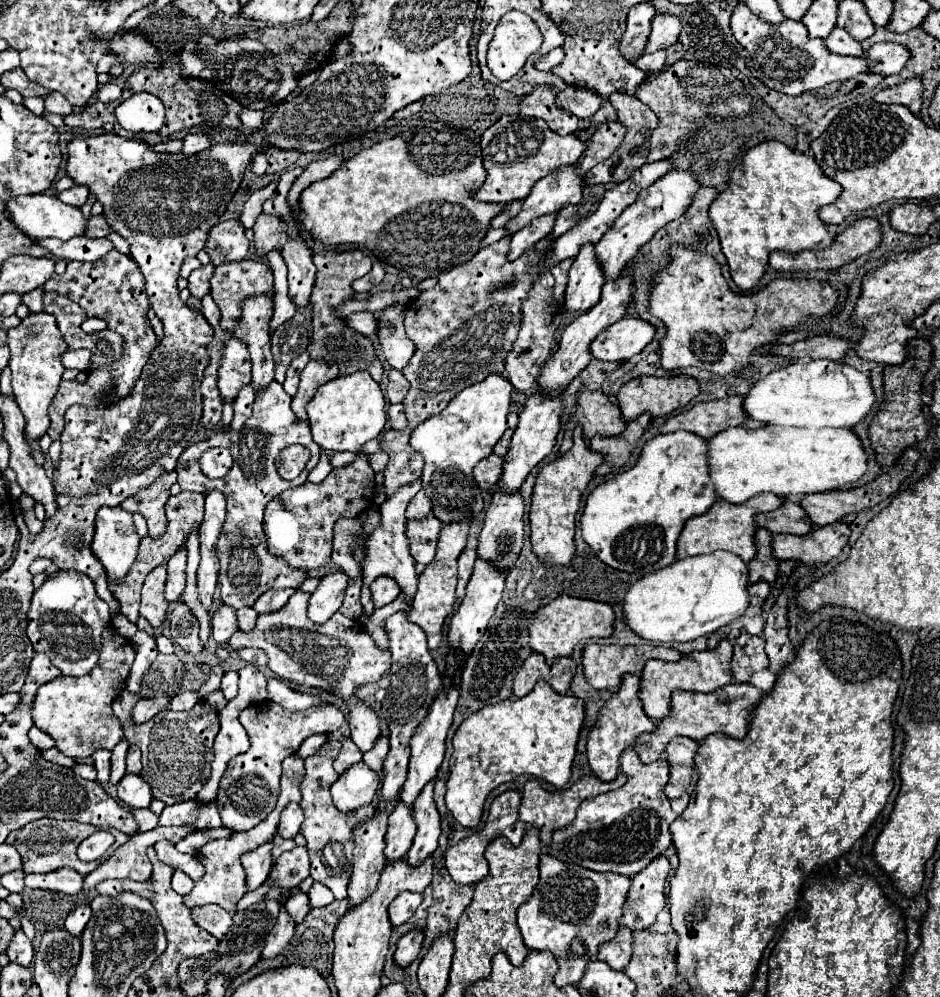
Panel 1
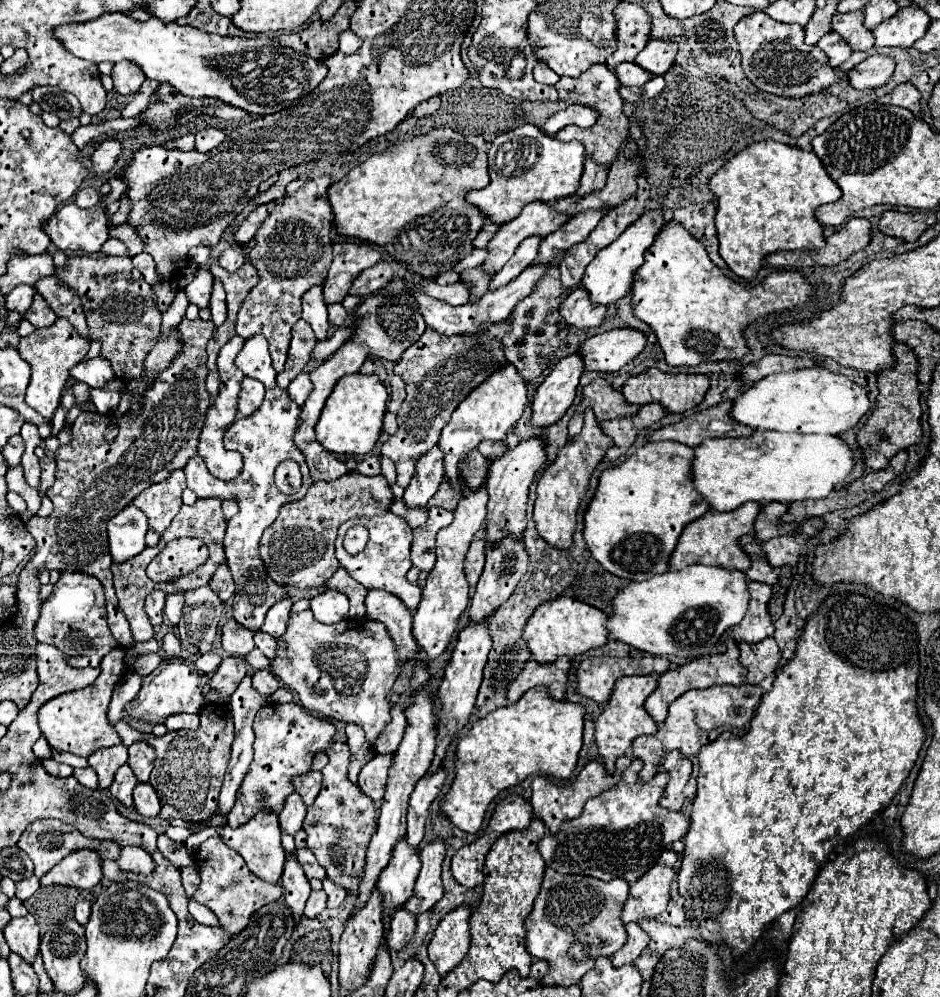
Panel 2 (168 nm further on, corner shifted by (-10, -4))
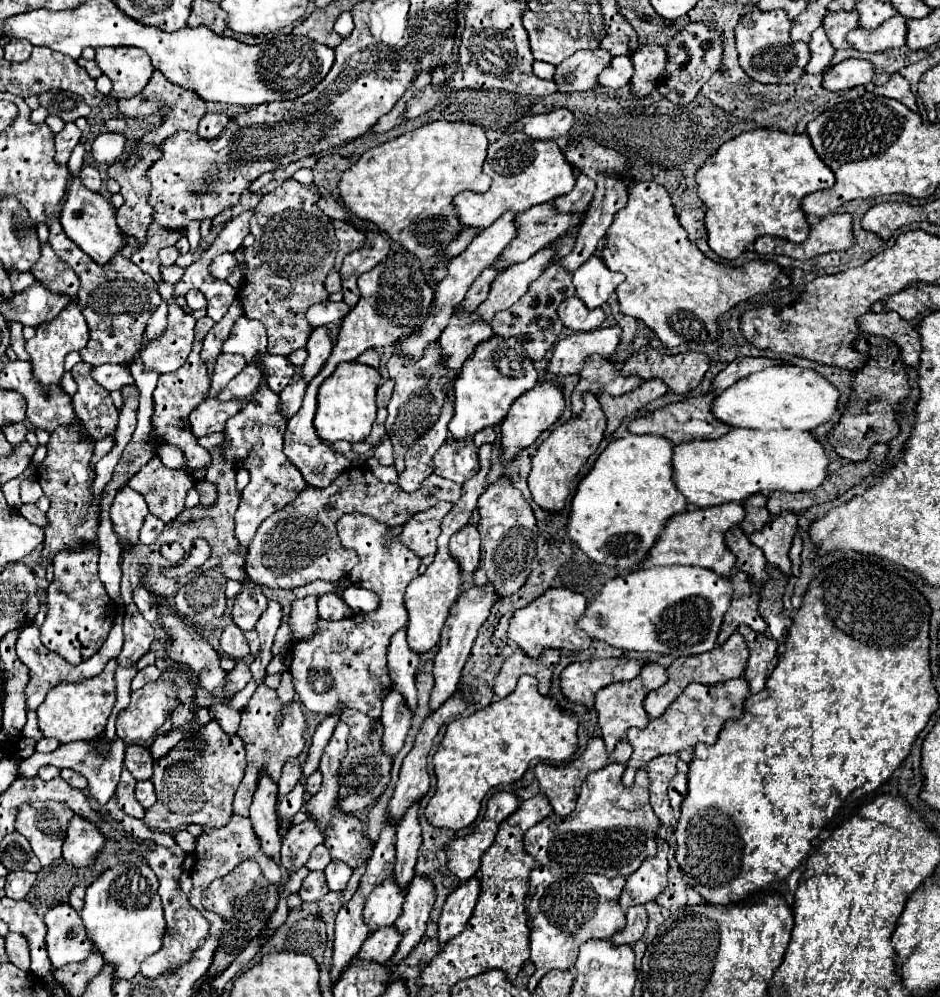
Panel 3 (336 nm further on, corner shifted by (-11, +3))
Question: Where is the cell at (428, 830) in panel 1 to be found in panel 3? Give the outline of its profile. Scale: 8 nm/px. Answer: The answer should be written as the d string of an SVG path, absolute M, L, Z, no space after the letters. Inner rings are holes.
M413 877L405 903L403 903L403 915L395 921L395 929L399 929L401 933L401 943L395 951L395 955L391 957L389 963L389 975L395 973L397 965L407 959L407 955L415 949L415 945L421 941L425 929L427 929L427 921L433 909L433 901L435 901L435 887L427 877Z

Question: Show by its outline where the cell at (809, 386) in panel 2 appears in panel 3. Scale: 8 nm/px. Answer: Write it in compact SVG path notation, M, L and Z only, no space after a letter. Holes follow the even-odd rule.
M775 365L759 373L751 373L725 391L719 391L711 405L711 411L715 417L719 417L719 421L731 427L811 431L829 421L837 409L837 399L839 391L813 369Z

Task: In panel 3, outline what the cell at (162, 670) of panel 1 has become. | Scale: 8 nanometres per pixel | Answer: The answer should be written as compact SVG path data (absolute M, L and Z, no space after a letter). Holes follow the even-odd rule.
M177 667L175 671L167 671L159 681L147 683L139 691L133 691L129 707L117 715L117 735L125 743L133 743L133 745L141 745L141 747L153 745L153 741L159 735L167 735L167 731L171 729L171 719L169 719L171 711L179 703L191 703L195 697L195 689L197 687L195 687L191 675Z

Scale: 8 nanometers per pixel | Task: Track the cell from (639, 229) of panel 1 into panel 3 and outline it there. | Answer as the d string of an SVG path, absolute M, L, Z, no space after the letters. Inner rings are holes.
M593 255L589 261L585 261L575 273L573 273L573 285L577 289L577 297L589 307L589 309L595 309L595 307L601 307L617 289L619 283L623 283L625 277L621 273L613 273L605 267L605 263L601 261L599 255Z

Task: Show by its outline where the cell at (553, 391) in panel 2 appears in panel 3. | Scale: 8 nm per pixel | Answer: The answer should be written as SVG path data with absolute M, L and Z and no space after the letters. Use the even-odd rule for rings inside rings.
M539 383L531 391L523 393L511 405L505 421L501 423L501 435L503 435L503 439L501 439L501 459L513 461L523 449L531 447L537 441L537 437L559 419L563 409L565 409L565 399L563 399L563 393L561 393L559 385Z

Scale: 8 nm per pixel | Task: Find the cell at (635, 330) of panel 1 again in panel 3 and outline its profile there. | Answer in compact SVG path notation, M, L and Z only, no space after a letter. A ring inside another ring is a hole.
M617 325L607 329L573 333L555 345L547 371L551 375L575 375L583 369L587 355L599 353L603 357L611 357L619 345L619 337L621 329Z

